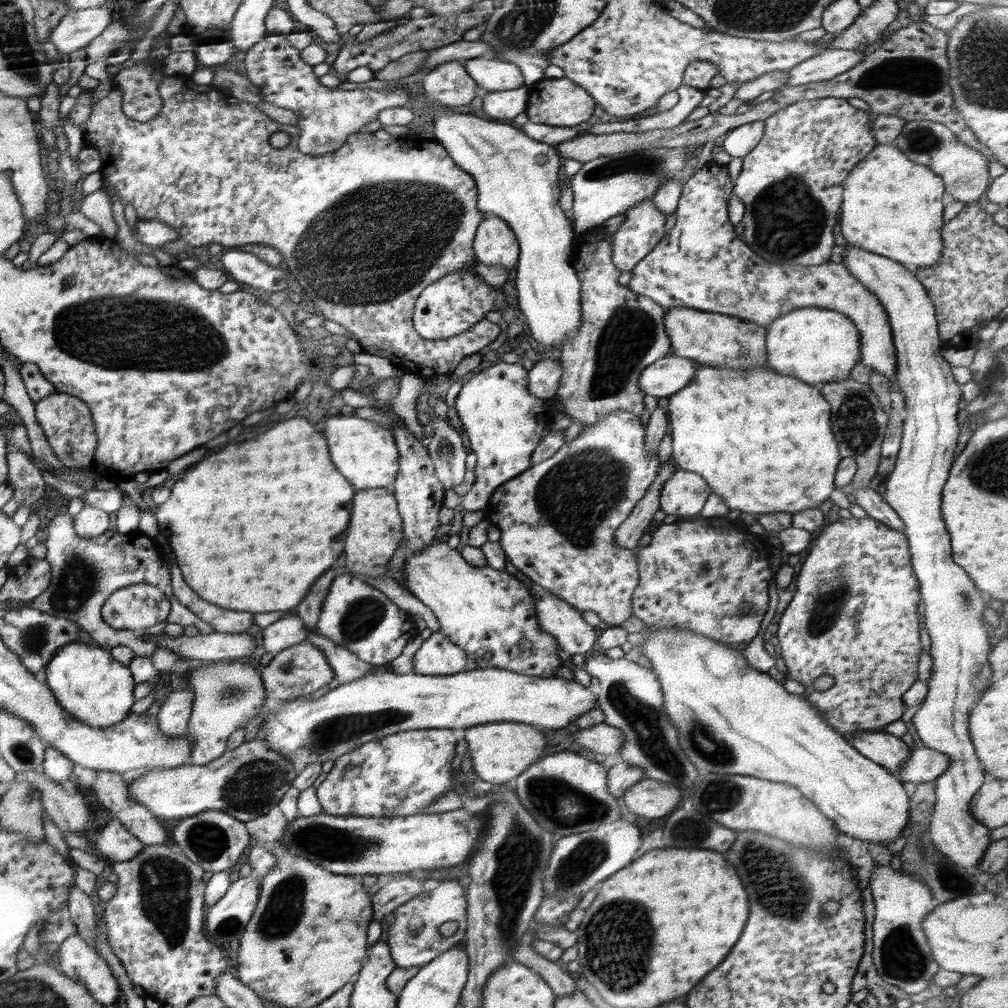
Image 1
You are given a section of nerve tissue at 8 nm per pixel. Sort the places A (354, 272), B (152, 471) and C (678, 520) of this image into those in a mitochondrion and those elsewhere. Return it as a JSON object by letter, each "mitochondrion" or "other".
{"A":"mitochondrion","B":"other","C":"other"}

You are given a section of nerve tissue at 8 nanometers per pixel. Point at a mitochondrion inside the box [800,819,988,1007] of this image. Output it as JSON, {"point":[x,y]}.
{"point":[904,958]}

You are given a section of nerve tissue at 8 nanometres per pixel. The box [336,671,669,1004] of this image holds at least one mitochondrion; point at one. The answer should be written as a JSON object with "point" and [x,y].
{"point":[620,936]}

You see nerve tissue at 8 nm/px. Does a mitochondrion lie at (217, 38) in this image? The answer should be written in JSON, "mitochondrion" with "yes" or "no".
{"mitochondrion":"no"}

